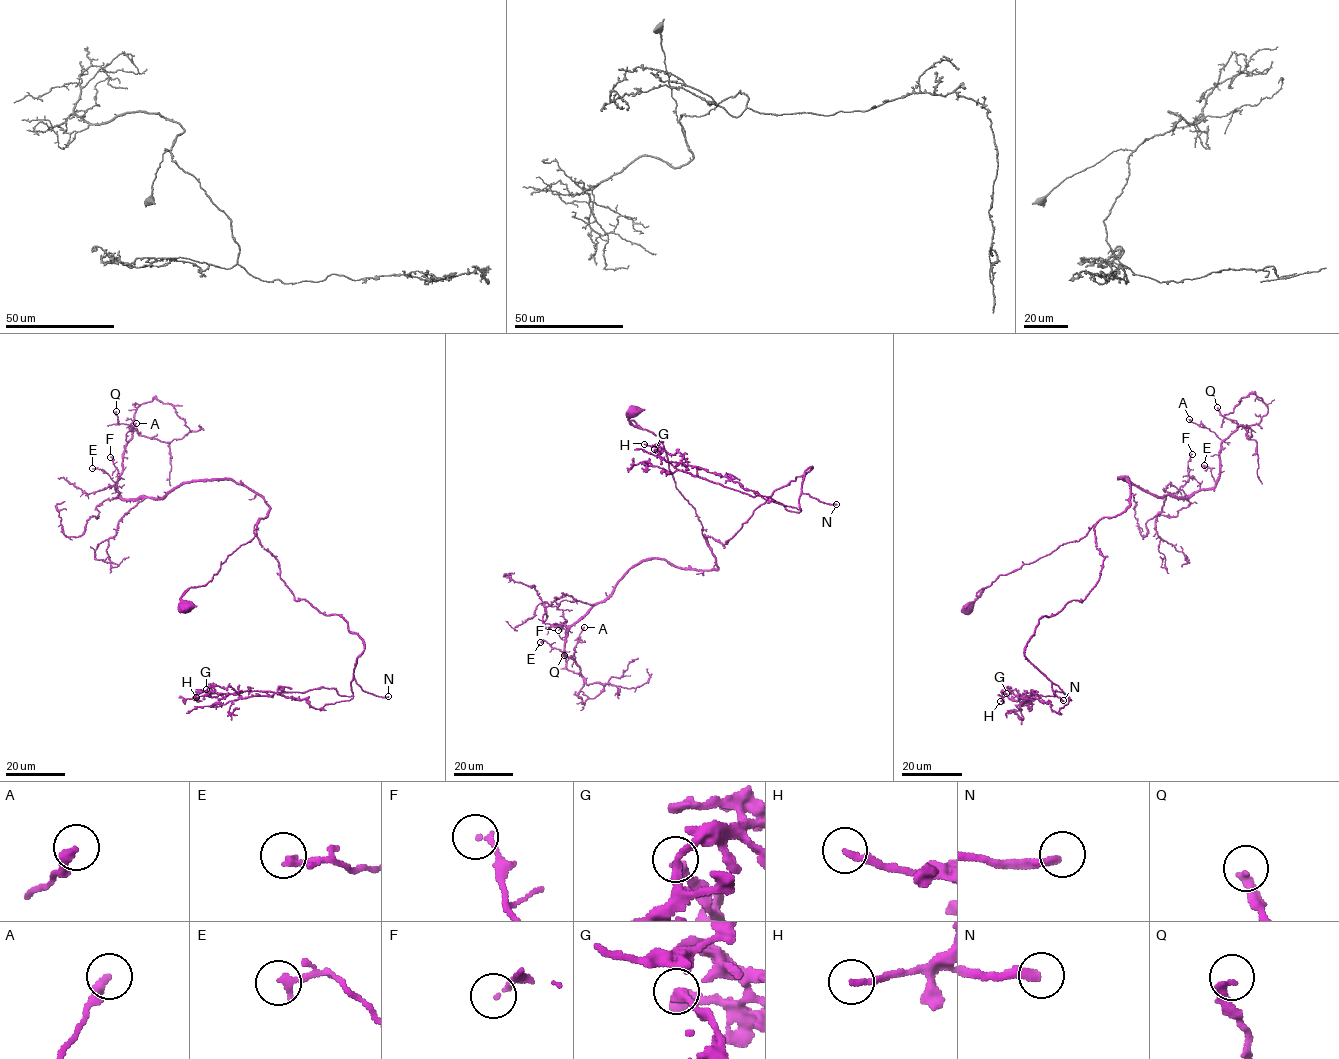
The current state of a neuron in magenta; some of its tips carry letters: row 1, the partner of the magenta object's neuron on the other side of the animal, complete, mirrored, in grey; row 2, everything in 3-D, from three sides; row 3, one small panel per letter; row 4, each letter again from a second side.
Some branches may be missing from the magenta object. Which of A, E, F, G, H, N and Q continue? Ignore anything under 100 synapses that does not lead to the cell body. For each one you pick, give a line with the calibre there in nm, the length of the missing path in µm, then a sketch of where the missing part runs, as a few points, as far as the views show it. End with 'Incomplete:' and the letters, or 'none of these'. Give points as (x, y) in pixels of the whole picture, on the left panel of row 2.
N: 280 nm | 140 µm
Incomplete: N

